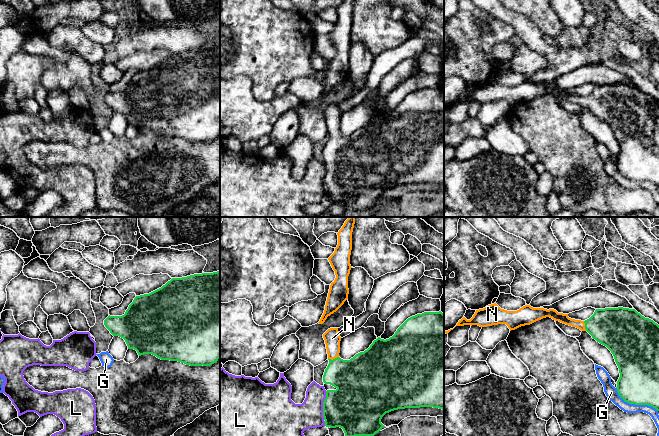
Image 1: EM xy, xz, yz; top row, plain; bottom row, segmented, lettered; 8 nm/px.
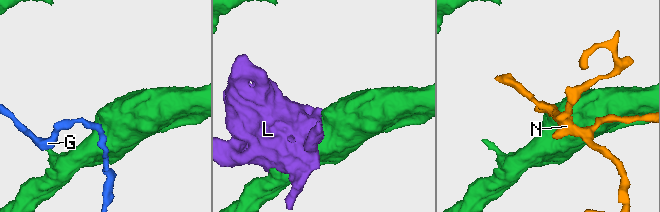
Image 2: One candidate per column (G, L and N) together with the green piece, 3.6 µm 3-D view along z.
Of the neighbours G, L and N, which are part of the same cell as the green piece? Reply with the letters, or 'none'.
N

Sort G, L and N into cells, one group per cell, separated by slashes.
G / L / N

